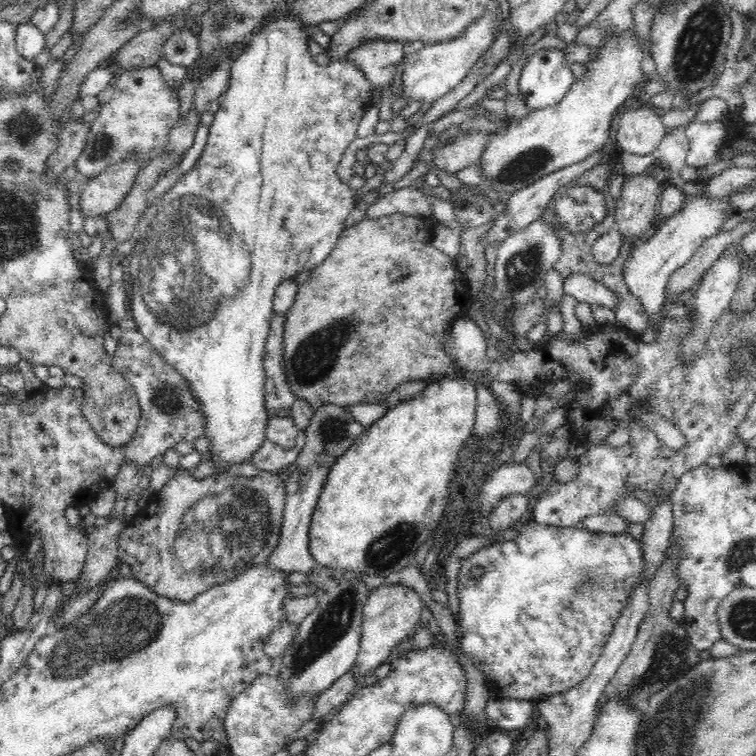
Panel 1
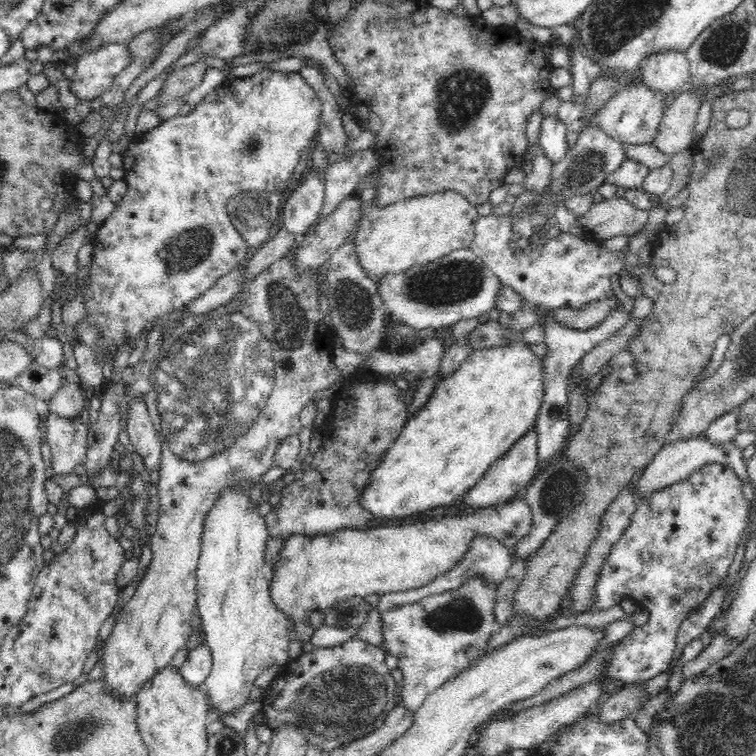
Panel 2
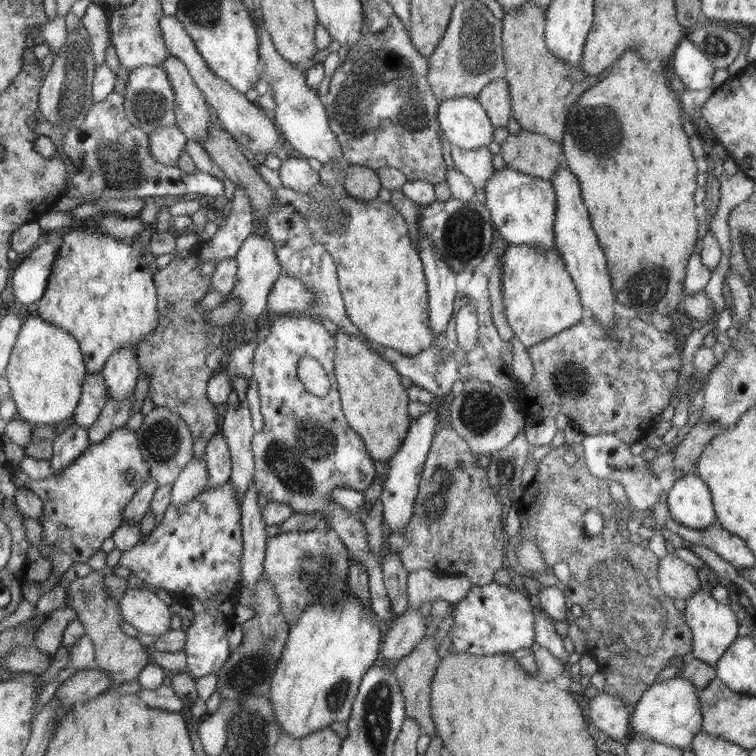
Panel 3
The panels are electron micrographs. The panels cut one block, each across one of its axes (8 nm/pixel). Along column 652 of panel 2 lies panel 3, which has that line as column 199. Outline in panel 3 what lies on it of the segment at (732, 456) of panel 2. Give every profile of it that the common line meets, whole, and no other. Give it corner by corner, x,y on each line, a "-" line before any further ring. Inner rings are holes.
193,456
171,484
171,504
181,505
191,501
207,486
209,486
209,480
205,462

